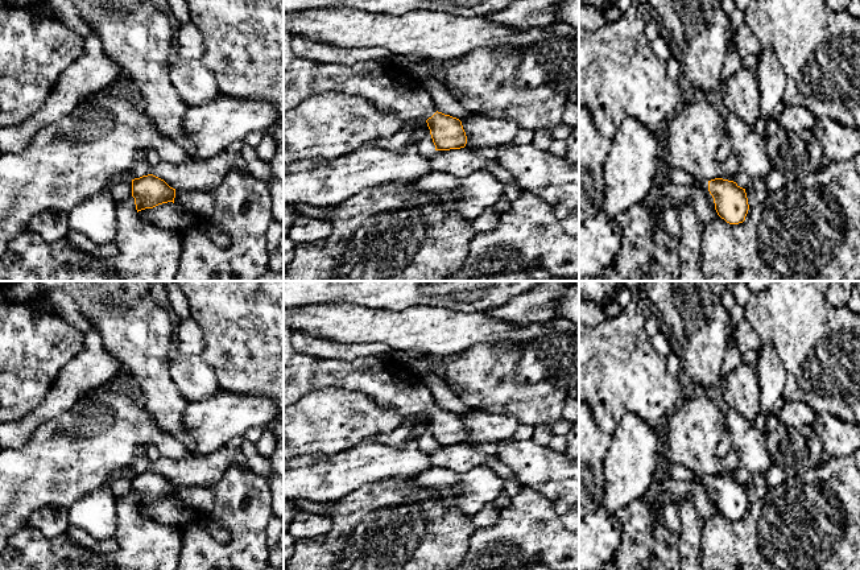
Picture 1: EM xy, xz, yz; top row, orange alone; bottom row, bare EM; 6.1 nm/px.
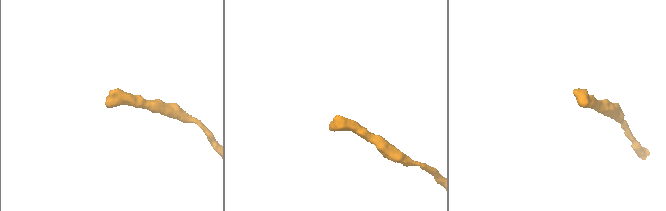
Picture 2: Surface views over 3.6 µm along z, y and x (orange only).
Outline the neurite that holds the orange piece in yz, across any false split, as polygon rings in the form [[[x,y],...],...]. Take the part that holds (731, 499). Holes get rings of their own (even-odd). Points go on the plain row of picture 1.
[[[695,474],[692,483],[700,483],[712,491],[718,511],[727,519],[739,520],[745,516],[749,505],[748,493],[745,484],[736,478],[723,474]]]

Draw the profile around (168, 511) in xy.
[[[173,497],[145,504],[137,509],[141,515],[157,520],[161,524],[182,526],[194,522],[206,526],[218,541],[227,542],[230,540],[230,533],[223,522],[212,521],[195,509],[177,503]]]

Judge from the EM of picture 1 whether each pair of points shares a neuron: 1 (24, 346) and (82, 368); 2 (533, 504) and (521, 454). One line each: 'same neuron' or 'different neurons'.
1: different neurons
2: different neurons

